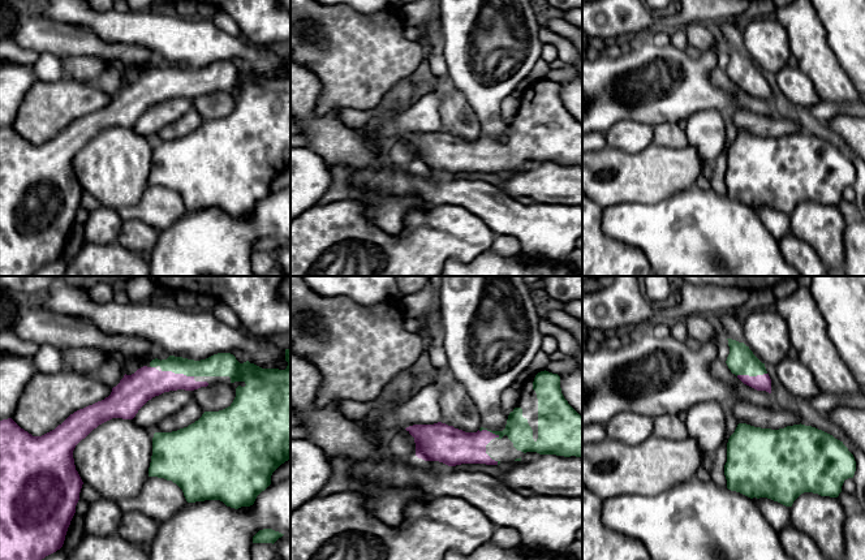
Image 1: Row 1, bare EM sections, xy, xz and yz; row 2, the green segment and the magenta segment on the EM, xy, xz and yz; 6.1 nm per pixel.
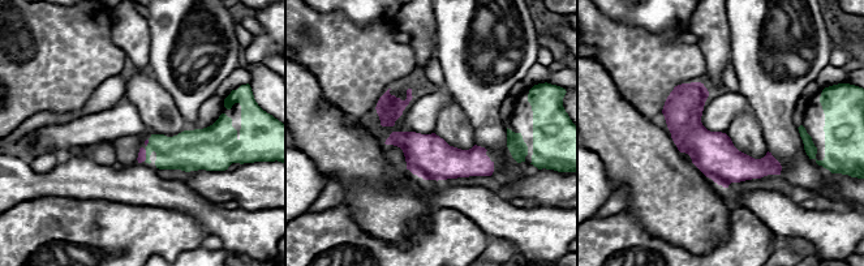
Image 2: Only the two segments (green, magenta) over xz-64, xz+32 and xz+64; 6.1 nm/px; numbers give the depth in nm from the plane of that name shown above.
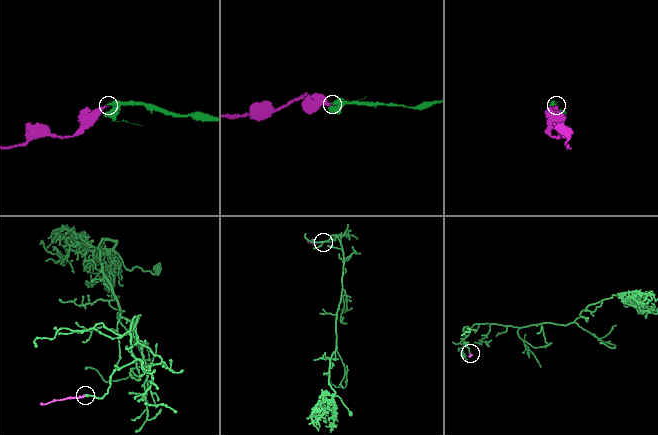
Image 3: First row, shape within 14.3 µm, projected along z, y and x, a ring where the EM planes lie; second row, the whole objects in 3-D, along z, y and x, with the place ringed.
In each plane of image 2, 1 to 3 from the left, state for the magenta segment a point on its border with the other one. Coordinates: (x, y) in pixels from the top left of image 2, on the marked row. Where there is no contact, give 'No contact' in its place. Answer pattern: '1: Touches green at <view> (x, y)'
1: Touches green at xz-64 (146, 155)
2: No contact
3: No contact

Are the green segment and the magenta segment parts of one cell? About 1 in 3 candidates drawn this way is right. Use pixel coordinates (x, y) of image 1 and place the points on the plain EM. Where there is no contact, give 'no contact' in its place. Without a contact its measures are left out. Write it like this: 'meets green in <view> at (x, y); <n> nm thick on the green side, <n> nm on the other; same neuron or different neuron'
meets green in xz at (489, 138); 150 nm thick on the green side, 220 nm on the other; same neuron

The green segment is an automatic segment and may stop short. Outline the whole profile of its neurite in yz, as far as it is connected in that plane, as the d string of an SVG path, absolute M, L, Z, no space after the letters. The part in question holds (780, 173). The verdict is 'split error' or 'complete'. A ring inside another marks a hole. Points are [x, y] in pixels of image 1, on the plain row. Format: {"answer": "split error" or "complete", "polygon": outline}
{"answer": "complete", "polygon": "M739 132L727 151L727 197L750 207L767 206L792 215L804 201L838 206L844 189L853 186L855 180L855 165L843 150L801 132L779 138Z"}

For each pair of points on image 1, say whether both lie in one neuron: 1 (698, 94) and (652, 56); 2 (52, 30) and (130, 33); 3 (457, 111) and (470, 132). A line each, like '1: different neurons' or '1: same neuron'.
1: same neuron
2: different neurons
3: same neuron

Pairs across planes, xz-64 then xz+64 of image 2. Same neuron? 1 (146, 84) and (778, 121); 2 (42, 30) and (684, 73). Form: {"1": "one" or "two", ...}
{"1": "two", "2": "one"}

